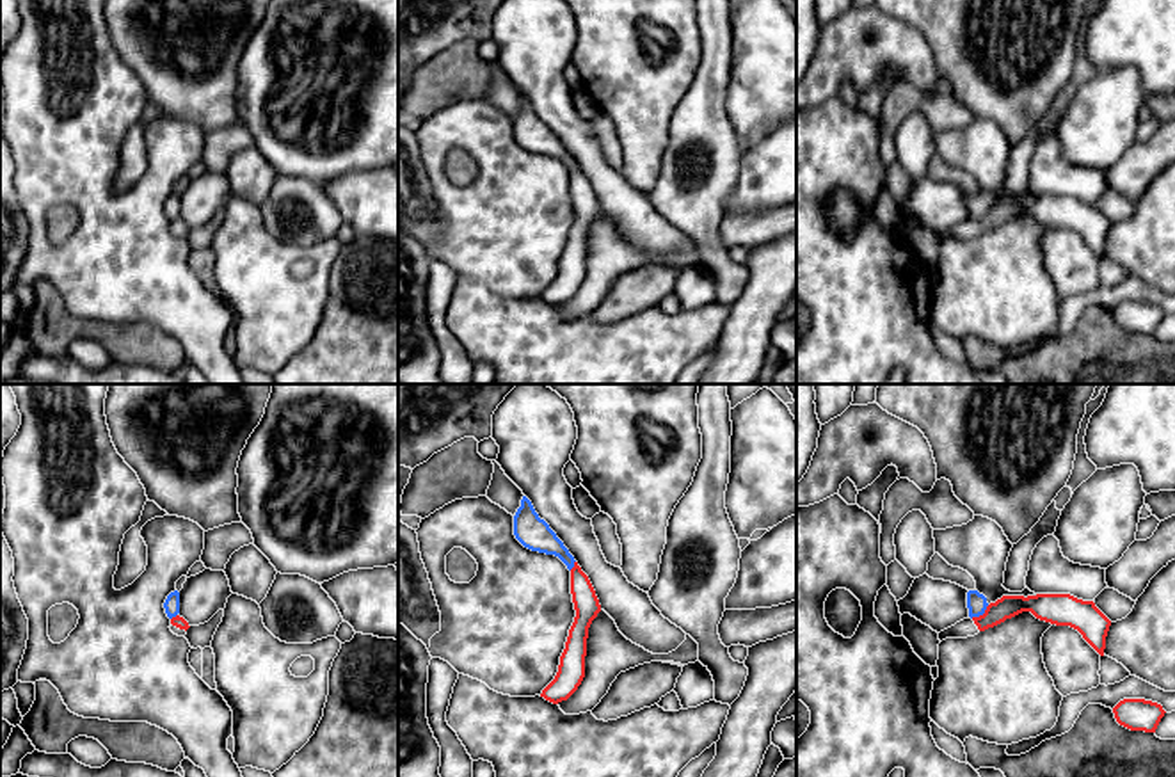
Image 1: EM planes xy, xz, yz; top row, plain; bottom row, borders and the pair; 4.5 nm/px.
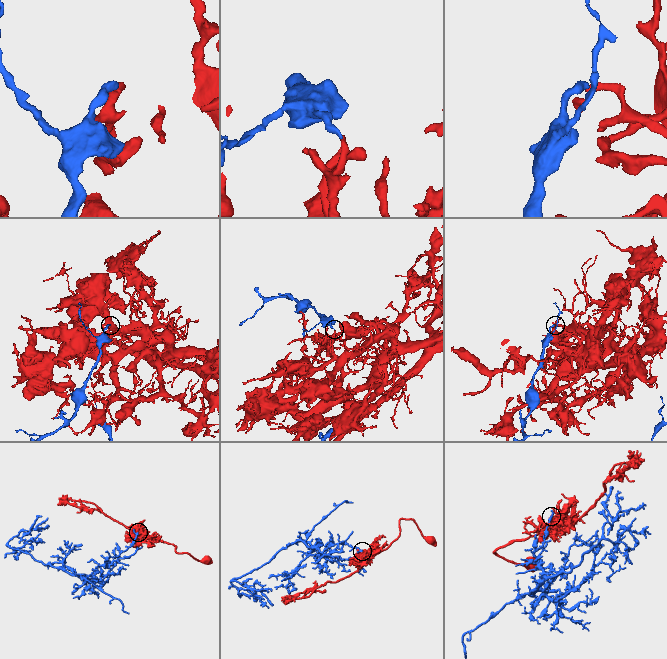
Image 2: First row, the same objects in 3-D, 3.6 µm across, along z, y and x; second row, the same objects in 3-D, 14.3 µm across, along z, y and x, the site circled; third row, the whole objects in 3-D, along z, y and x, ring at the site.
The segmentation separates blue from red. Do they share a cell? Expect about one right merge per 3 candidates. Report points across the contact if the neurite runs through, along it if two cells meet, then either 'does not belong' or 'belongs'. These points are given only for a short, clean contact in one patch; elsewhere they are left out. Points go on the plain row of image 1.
along yz (989, 207), (982, 216), (971, 219) | does not belong

